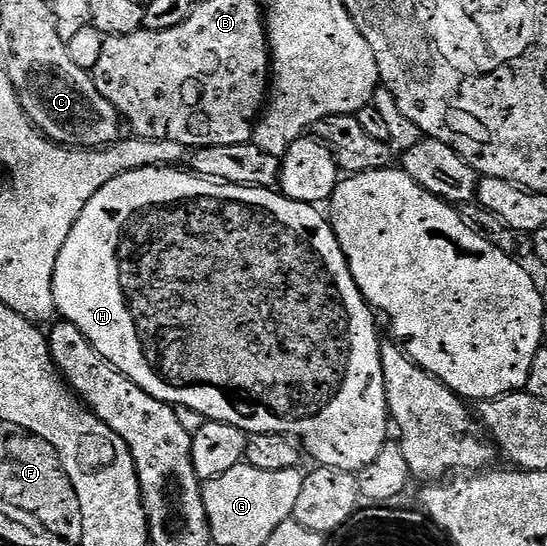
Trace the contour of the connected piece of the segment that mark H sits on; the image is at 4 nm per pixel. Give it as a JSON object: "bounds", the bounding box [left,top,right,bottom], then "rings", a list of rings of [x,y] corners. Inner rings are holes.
{"bounds":[53,166,391,472],"rings":[[[148,166],[147,168],[132,170],[126,174],[115,176],[115,180],[103,184],[103,188],[99,188],[99,192],[95,192],[95,196],[91,196],[91,200],[87,200],[87,208],[83,208],[79,220],[75,220],[75,224],[71,228],[71,236],[67,236],[67,244],[63,244],[63,252],[59,252],[59,260],[55,260],[53,295],[55,296],[56,313],[61,314],[60,317],[64,321],[75,324],[75,328],[79,328],[79,332],[83,332],[83,336],[87,336],[89,343],[116,370],[126,374],[135,384],[139,384],[139,388],[147,391],[152,398],[158,398],[160,402],[168,402],[172,407],[186,406],[187,408],[195,408],[195,412],[202,414],[206,420],[226,422],[232,426],[238,426],[245,431],[246,435],[258,434],[259,432],[287,432],[291,436],[301,439],[304,453],[308,457],[310,454],[317,466],[330,466],[331,468],[354,472],[362,471],[365,466],[369,466],[379,456],[380,450],[384,448],[391,434],[391,419],[387,408],[387,396],[383,384],[383,364],[381,363],[382,339],[377,338],[377,322],[373,319],[375,317],[374,311],[359,292],[359,288],[351,276],[349,265],[343,256],[343,248],[339,248],[339,240],[333,235],[330,219],[326,215],[324,218],[317,211],[320,209],[316,205],[308,202],[296,202],[288,198],[286,194],[280,193],[273,188],[264,190],[258,186],[231,186],[228,182],[198,178],[196,174],[182,170],[173,166]]]}

